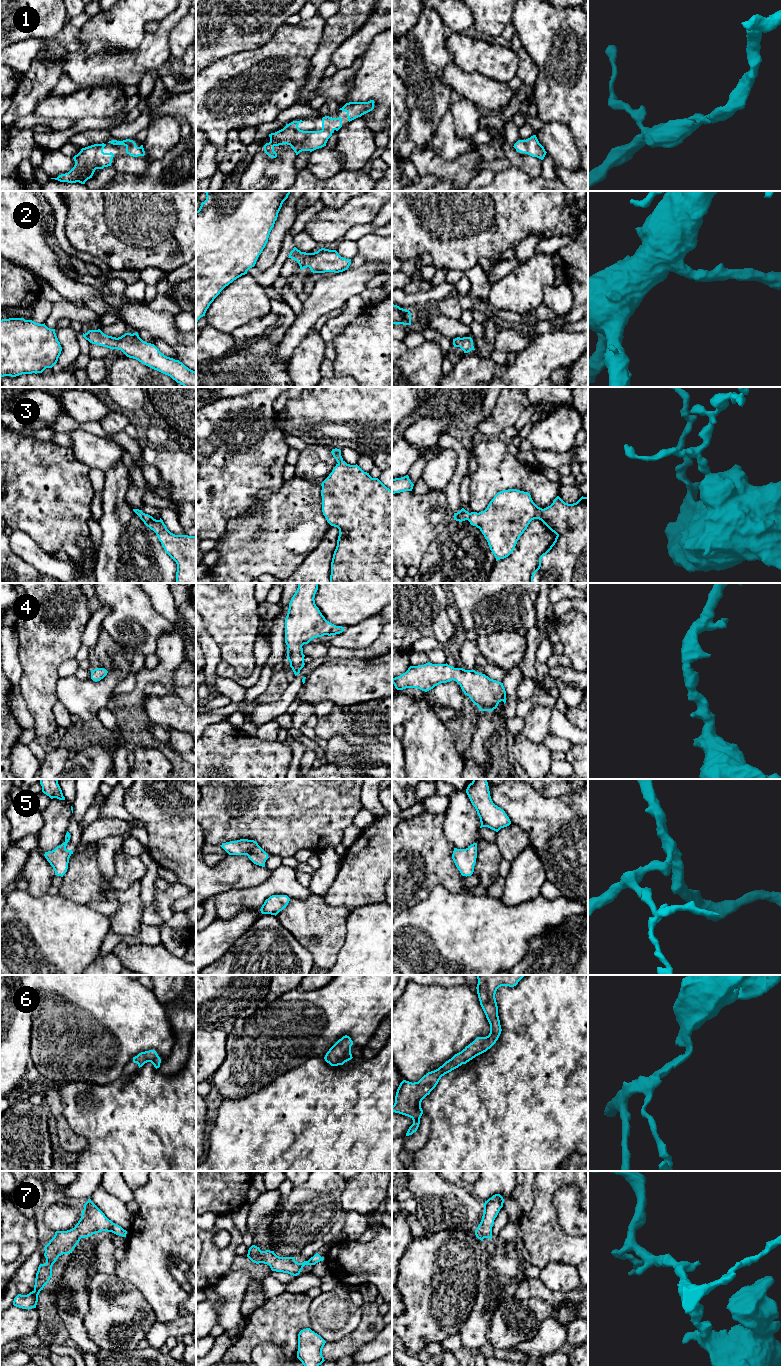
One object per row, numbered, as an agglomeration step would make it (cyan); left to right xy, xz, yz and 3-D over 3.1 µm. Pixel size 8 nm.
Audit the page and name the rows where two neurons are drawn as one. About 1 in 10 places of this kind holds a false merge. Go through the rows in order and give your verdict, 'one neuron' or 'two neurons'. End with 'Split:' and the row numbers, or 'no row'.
1: one neuron
2: one neuron
3: one neuron
4: one neuron
5: one neuron
6: one neuron
7: one neuron
Split: no row

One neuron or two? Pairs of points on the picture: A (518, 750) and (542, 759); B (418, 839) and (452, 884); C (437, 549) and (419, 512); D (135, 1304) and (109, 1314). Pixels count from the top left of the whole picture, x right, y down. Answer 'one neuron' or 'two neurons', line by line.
A: one neuron
B: one neuron
C: two neurons
D: one neuron

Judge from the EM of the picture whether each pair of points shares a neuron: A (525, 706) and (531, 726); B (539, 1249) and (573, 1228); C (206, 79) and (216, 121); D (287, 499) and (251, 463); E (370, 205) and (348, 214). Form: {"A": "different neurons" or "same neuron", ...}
{"A": "different neurons", "B": "different neurons", "C": "same neuron", "D": "different neurons", "E": "same neuron"}

